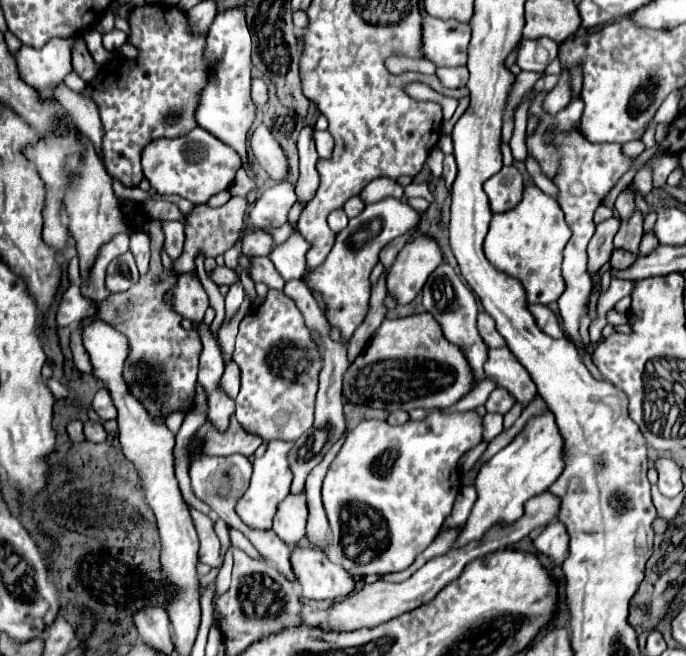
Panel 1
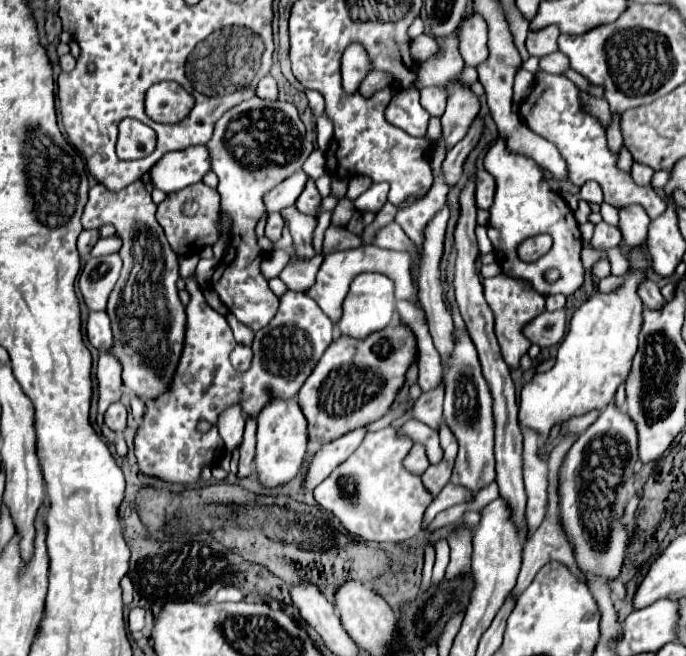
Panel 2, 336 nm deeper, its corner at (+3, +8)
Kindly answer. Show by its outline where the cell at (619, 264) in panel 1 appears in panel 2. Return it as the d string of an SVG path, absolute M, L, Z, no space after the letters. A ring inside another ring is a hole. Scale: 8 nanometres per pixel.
M649 279L639 287L639 297L647 309L663 309L665 307L665 299L663 299L657 283L653 283Z

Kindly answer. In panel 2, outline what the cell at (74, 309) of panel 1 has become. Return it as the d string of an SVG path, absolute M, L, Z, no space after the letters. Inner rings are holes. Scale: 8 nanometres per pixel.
M89 313L87 321L87 337L89 343L101 351L109 353L113 347L113 333L111 333L111 321L105 313Z

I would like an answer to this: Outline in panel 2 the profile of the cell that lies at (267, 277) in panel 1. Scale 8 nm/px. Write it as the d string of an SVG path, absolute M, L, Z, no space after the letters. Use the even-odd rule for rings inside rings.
M317 255L315 259L309 259L307 263L293 257L289 267L283 271L281 279L287 283L291 291L307 291L315 283L315 275L321 267L321 261L323 261L323 255Z

